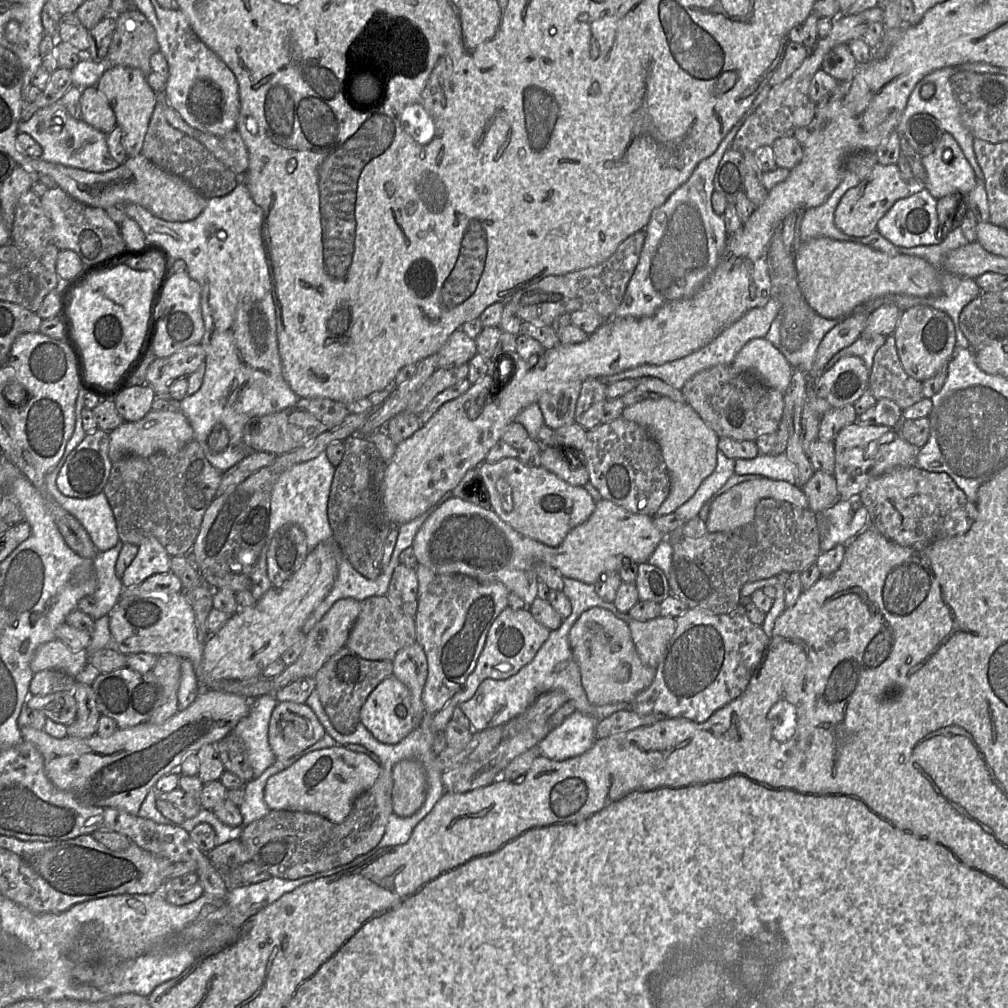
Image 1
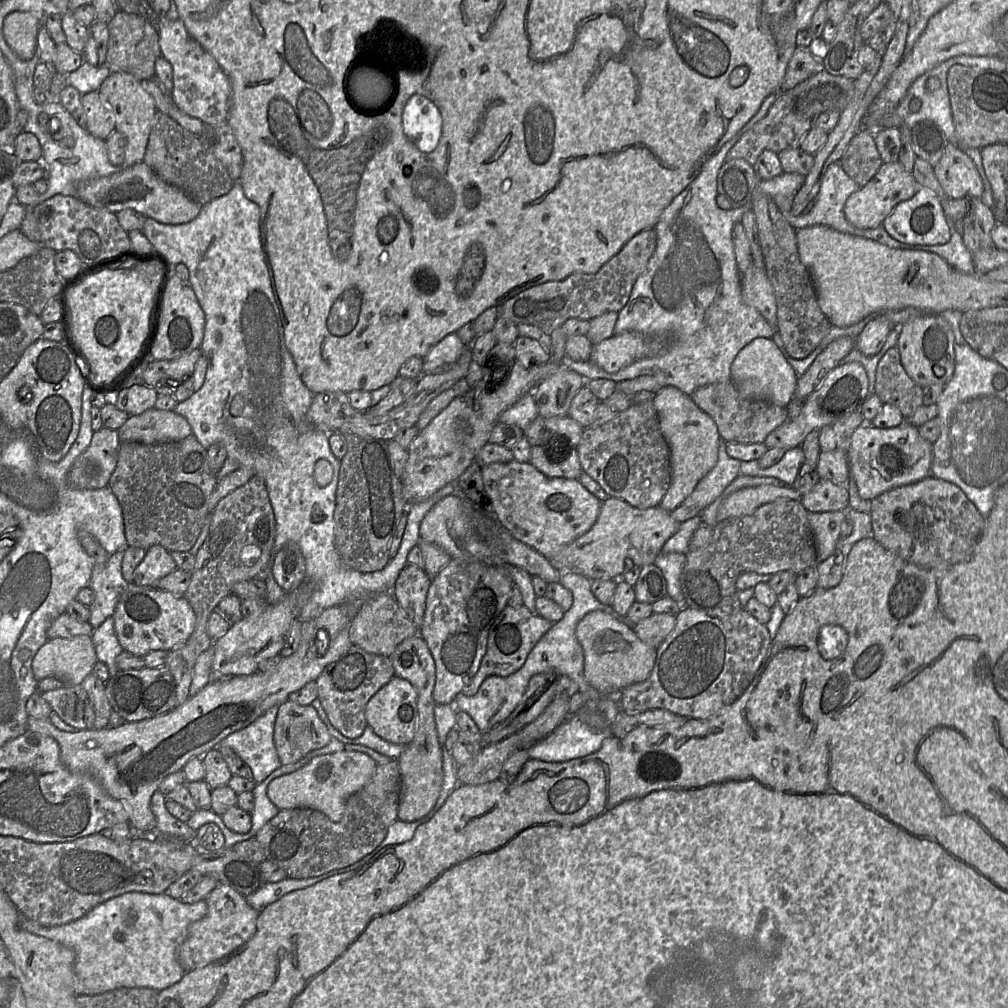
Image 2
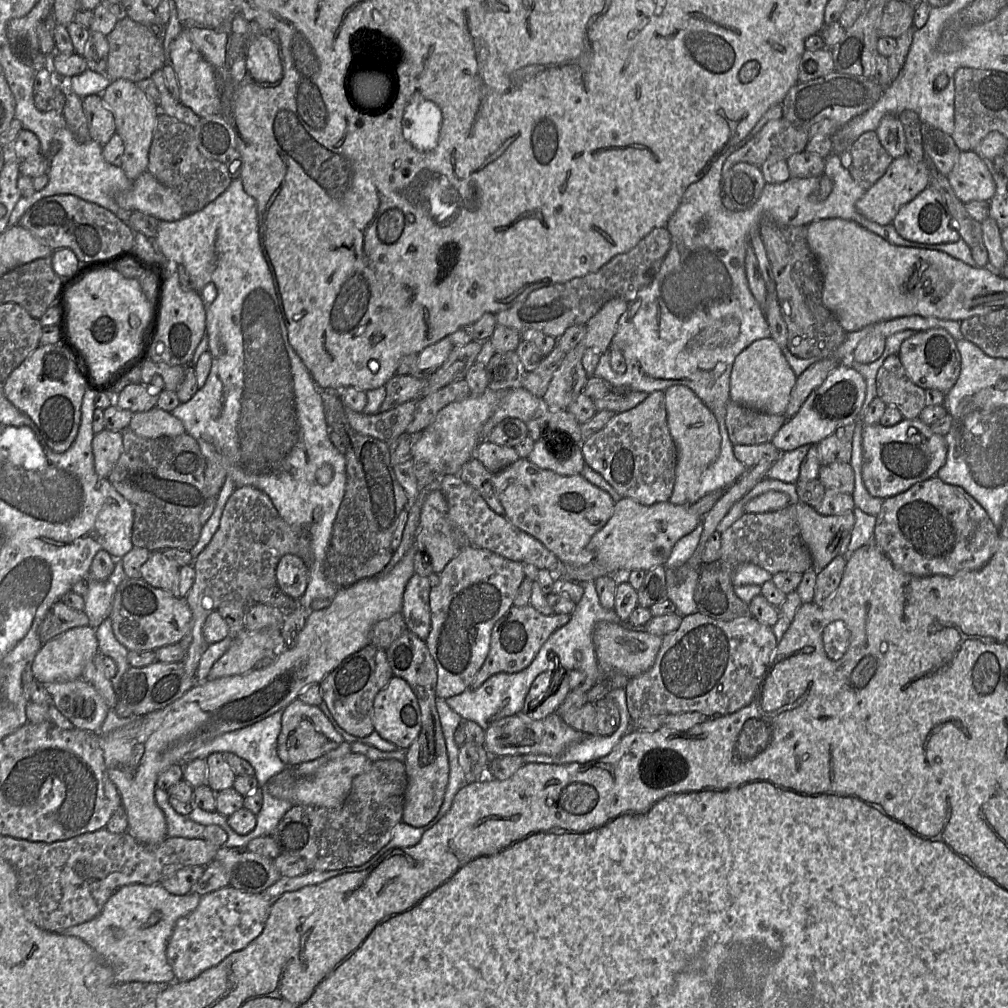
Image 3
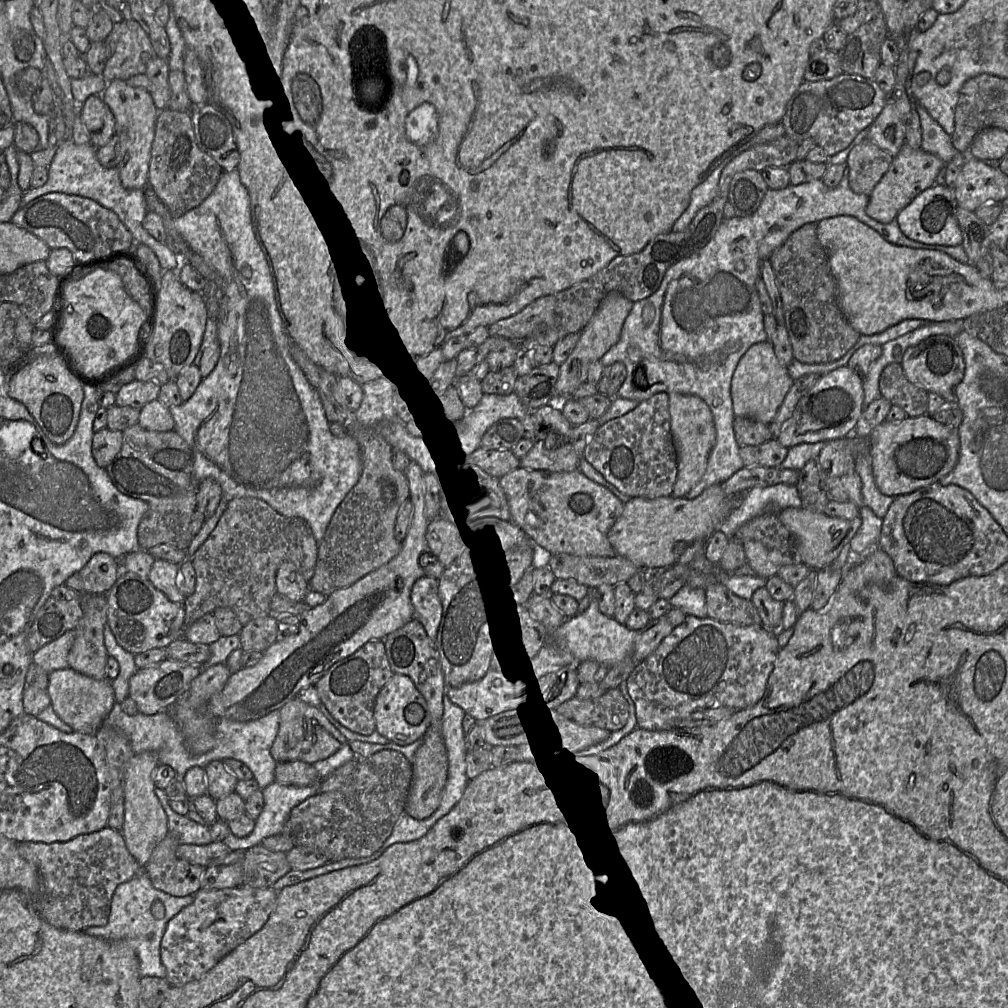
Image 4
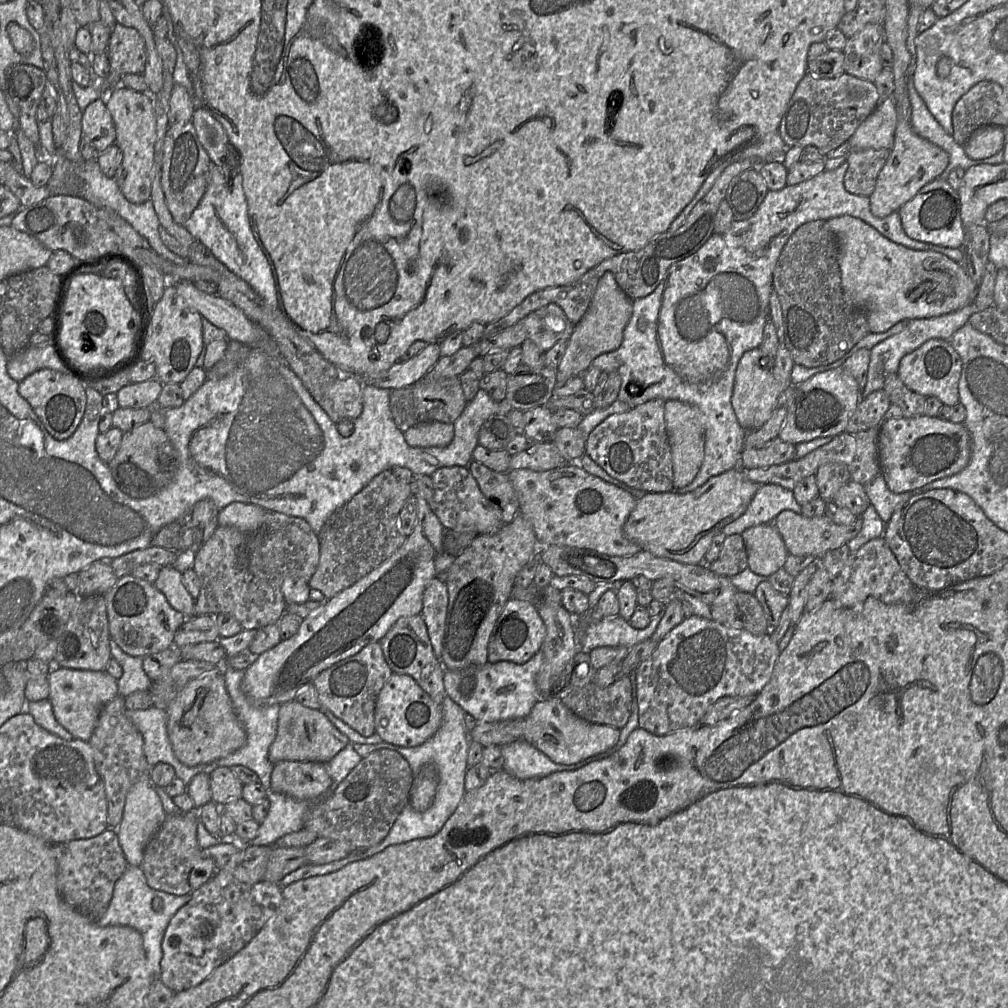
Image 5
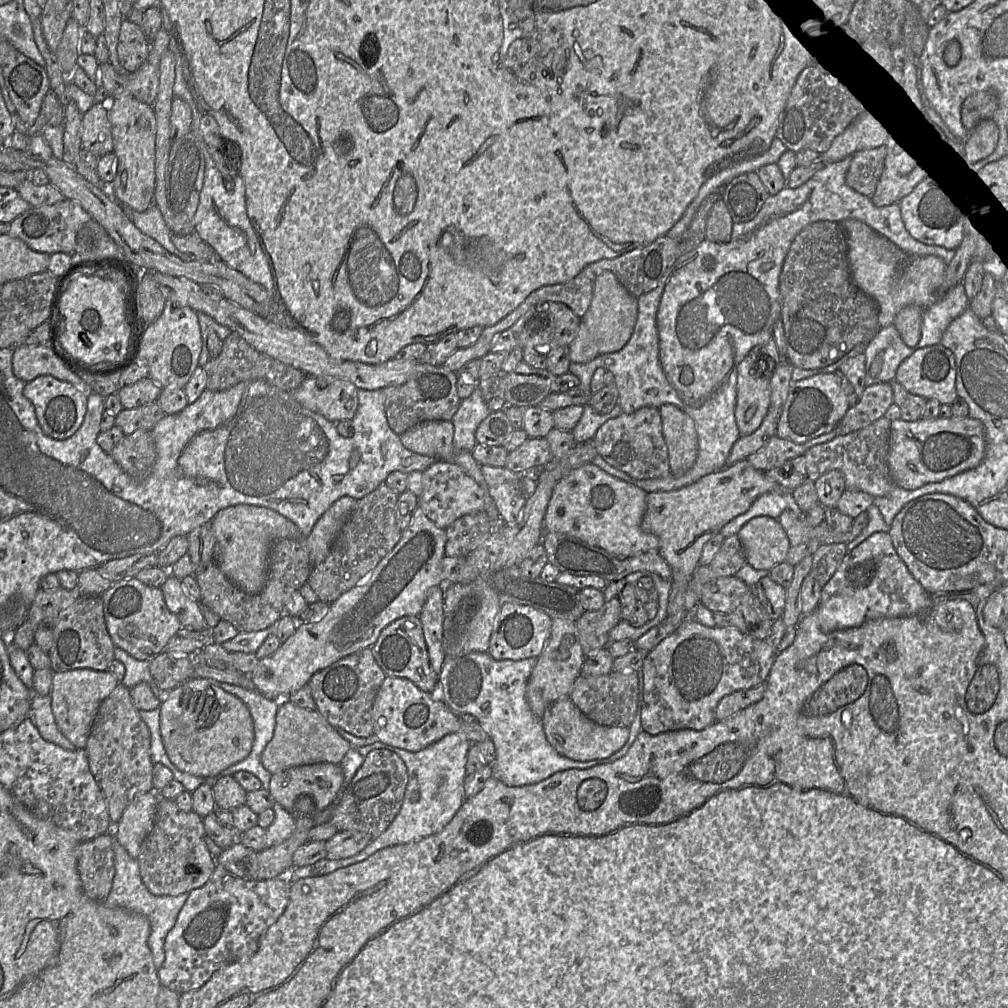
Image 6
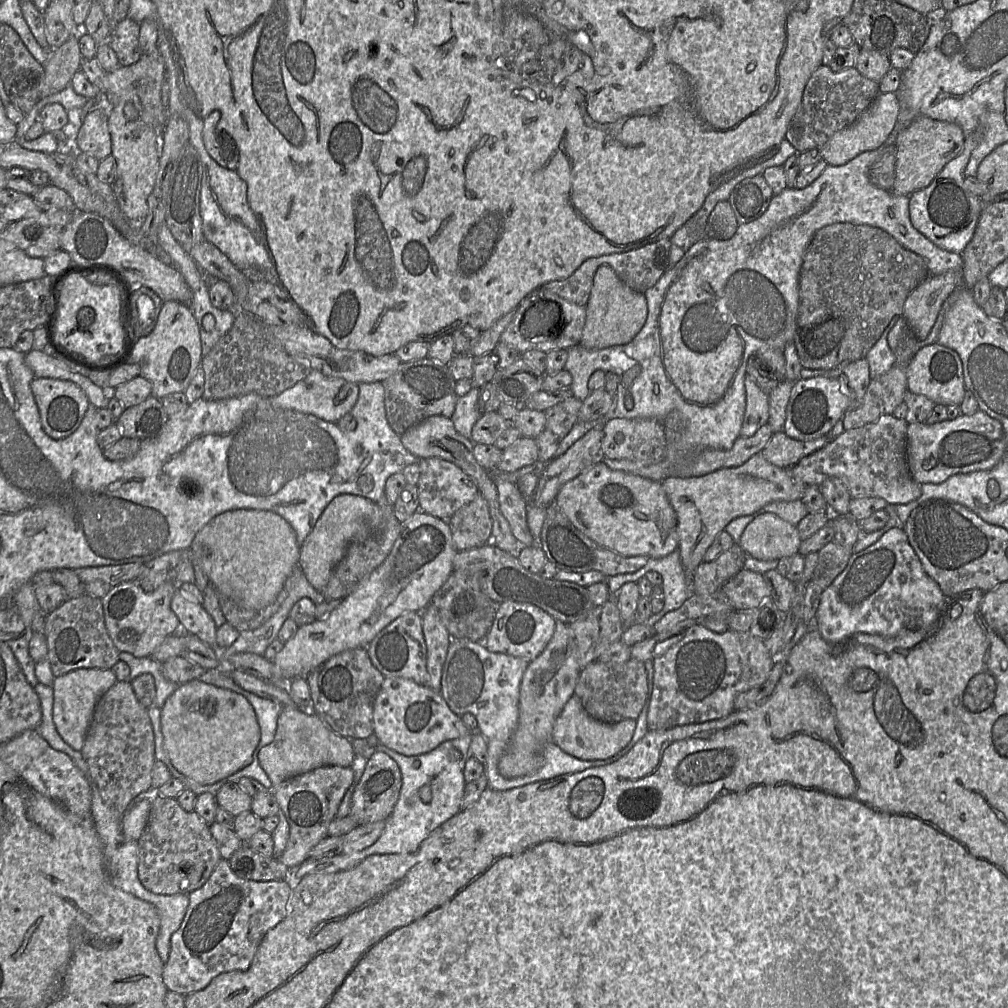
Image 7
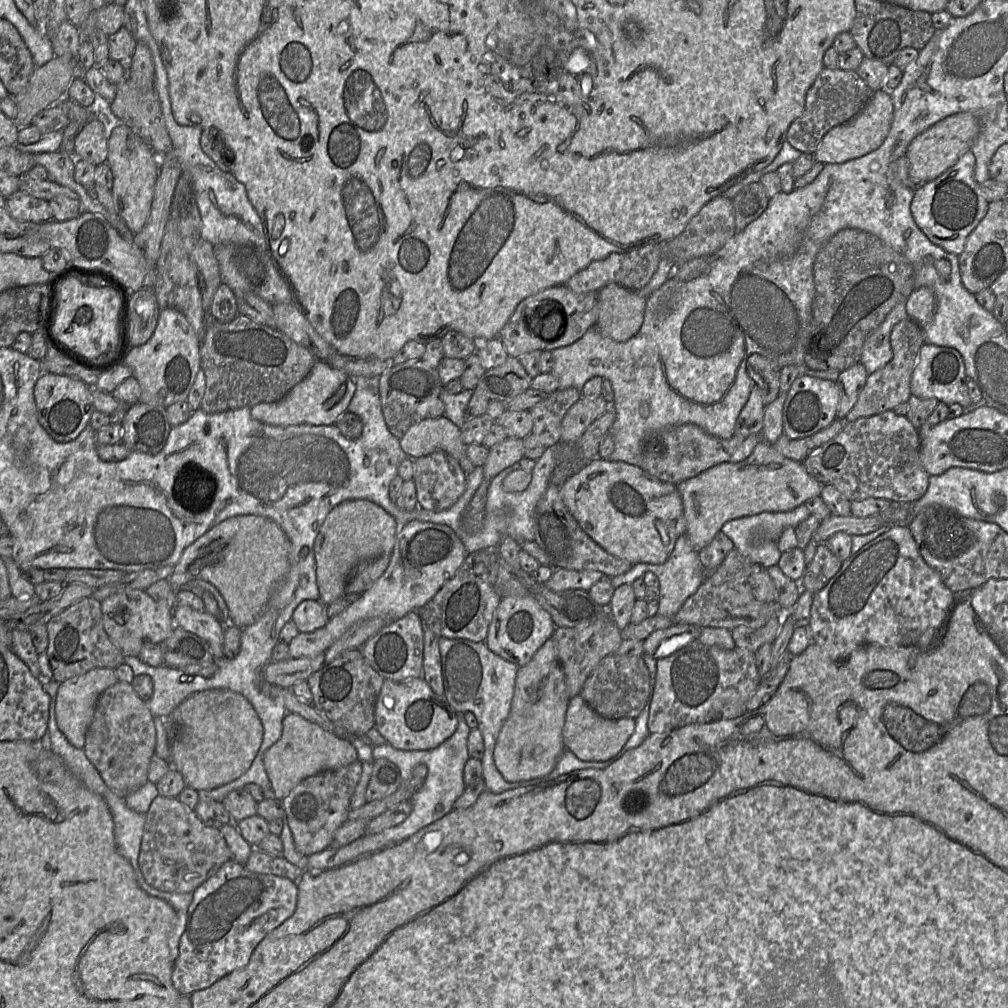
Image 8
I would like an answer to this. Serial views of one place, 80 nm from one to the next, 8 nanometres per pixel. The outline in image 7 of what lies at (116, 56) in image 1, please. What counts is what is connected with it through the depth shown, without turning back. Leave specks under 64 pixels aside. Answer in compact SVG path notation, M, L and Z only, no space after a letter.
M128 17L115 25L109 45L115 52L120 66L131 66L142 57L139 32L139 24Z

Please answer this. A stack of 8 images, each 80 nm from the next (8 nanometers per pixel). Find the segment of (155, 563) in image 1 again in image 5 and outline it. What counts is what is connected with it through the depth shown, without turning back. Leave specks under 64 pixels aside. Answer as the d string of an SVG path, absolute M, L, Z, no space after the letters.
M162 566L154 586L165 595L174 609L186 618L193 616L195 599L187 591L181 572L173 566Z

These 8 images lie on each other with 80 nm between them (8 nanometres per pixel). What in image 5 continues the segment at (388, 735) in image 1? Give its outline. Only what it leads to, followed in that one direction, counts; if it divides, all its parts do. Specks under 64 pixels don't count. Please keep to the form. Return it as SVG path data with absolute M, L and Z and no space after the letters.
M393 673L380 690L375 703L375 732L386 743L415 747L432 737L442 722L442 706L436 704L409 675Z

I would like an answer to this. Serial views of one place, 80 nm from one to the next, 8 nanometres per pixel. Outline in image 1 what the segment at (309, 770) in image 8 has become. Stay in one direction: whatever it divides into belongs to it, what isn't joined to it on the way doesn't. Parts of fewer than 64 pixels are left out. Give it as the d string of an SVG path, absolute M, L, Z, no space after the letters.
M278 702L272 711L268 739L276 759L287 760L314 745L327 732L306 703Z

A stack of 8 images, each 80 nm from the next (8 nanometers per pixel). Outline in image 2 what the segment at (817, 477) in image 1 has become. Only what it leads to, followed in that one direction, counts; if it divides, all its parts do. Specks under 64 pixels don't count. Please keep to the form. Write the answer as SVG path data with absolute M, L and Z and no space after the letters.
M820 479L811 491L802 495L801 503L808 512L844 511L849 507L847 487Z

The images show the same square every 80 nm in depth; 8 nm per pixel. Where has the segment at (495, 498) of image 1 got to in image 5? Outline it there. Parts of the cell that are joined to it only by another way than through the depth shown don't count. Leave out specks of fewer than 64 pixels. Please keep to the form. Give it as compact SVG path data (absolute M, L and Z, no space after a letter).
M578 462L546 471L511 470L508 478L517 495L519 513L530 523L540 545L583 548L609 556L631 556L642 551L639 545L628 540L623 533L623 526L637 500L618 486L589 474Z

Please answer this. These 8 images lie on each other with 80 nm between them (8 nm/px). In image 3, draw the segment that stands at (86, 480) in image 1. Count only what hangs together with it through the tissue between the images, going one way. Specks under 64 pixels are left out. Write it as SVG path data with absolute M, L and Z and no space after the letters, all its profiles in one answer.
M104 429L94 435L92 452L94 469L101 478L107 478L123 451L123 439L120 431Z

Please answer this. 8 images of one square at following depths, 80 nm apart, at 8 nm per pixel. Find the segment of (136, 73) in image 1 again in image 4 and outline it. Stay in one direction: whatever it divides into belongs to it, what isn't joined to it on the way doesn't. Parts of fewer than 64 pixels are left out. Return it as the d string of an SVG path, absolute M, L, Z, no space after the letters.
M124 80L108 82L102 100L112 112L116 122L116 135L120 140L120 163L118 171L126 189L142 189L148 186L151 147L155 137L158 109L149 92L128 85Z

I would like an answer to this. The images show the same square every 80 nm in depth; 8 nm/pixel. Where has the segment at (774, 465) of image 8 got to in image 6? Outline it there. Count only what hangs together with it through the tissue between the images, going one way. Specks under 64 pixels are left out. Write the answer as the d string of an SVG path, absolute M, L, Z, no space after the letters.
M744 459L732 466L708 474L698 481L672 491L648 493L646 496L646 511L641 522L641 529L655 535L659 540L658 553L668 563L672 570L672 587L669 595L667 614L674 615L685 609L686 593L693 571L699 565L705 544L734 518L749 510L753 502L766 492L786 492L778 483L767 478L763 471L758 470Z

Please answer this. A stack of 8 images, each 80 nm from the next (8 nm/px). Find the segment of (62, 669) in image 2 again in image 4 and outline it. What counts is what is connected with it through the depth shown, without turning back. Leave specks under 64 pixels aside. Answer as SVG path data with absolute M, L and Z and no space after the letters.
M75 629L46 644L33 654L32 661L47 673L68 668L68 653L75 639Z

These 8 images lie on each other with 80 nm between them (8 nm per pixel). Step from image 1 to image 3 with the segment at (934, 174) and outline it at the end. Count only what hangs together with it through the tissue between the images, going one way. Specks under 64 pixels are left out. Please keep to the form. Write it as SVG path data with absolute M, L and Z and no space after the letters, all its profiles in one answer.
M975 151L961 152L947 179L956 197L964 204L990 202L996 192L991 172Z

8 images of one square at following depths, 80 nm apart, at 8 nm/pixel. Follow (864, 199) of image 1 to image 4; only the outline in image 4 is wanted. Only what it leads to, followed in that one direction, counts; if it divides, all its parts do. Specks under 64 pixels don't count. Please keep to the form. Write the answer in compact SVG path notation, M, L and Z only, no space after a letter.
M904 144L881 180L869 195L866 213L874 220L888 224L896 219L897 214L909 205L921 192L936 184L936 179L943 161L934 154L920 149L914 149Z

